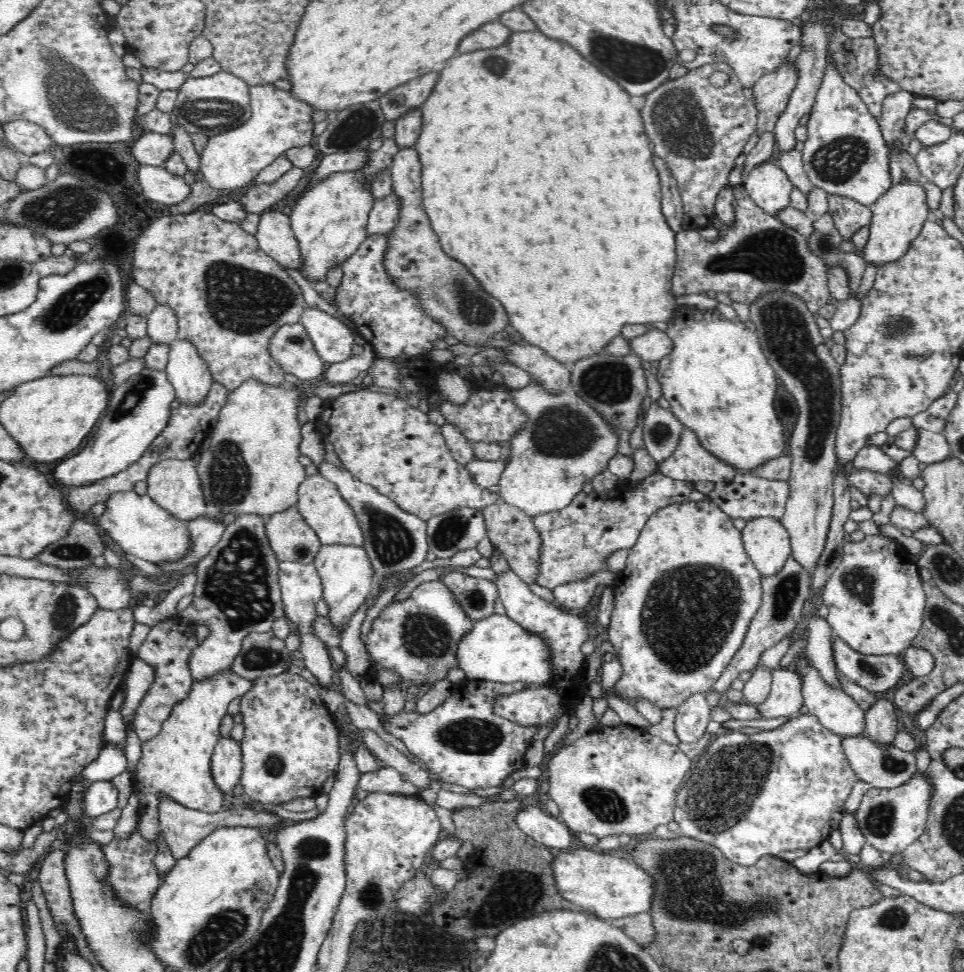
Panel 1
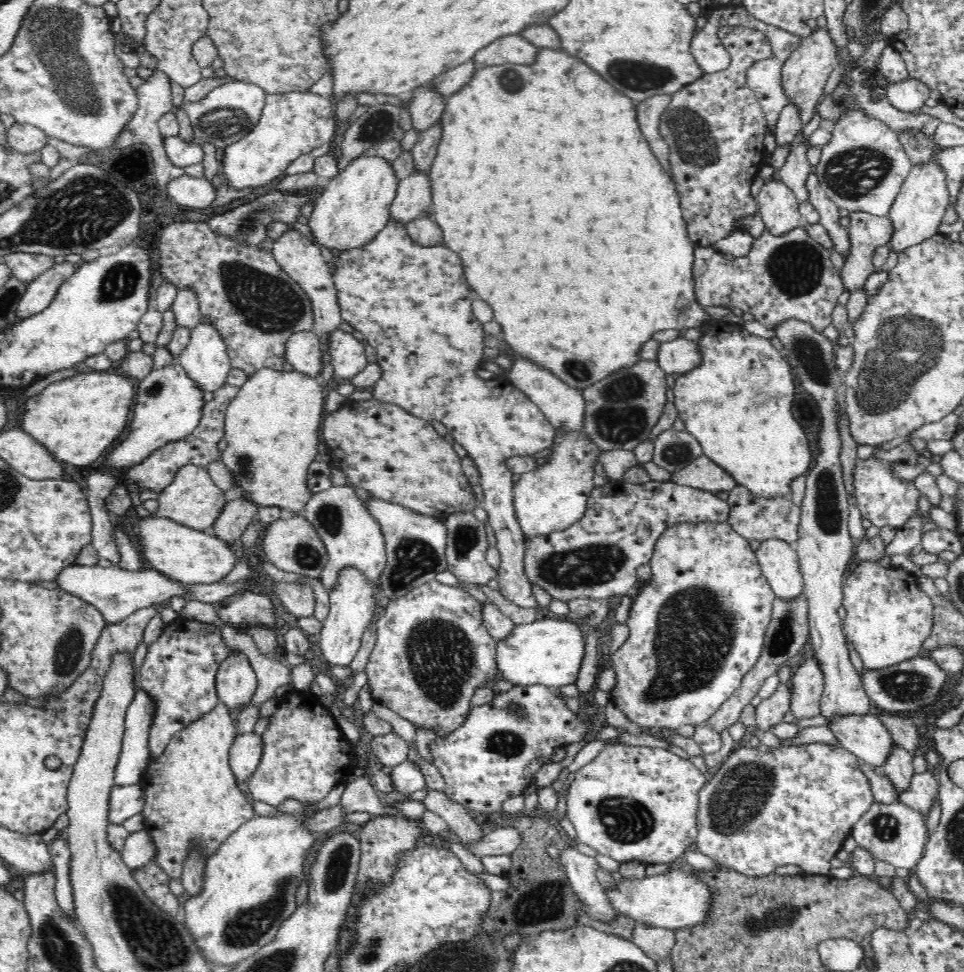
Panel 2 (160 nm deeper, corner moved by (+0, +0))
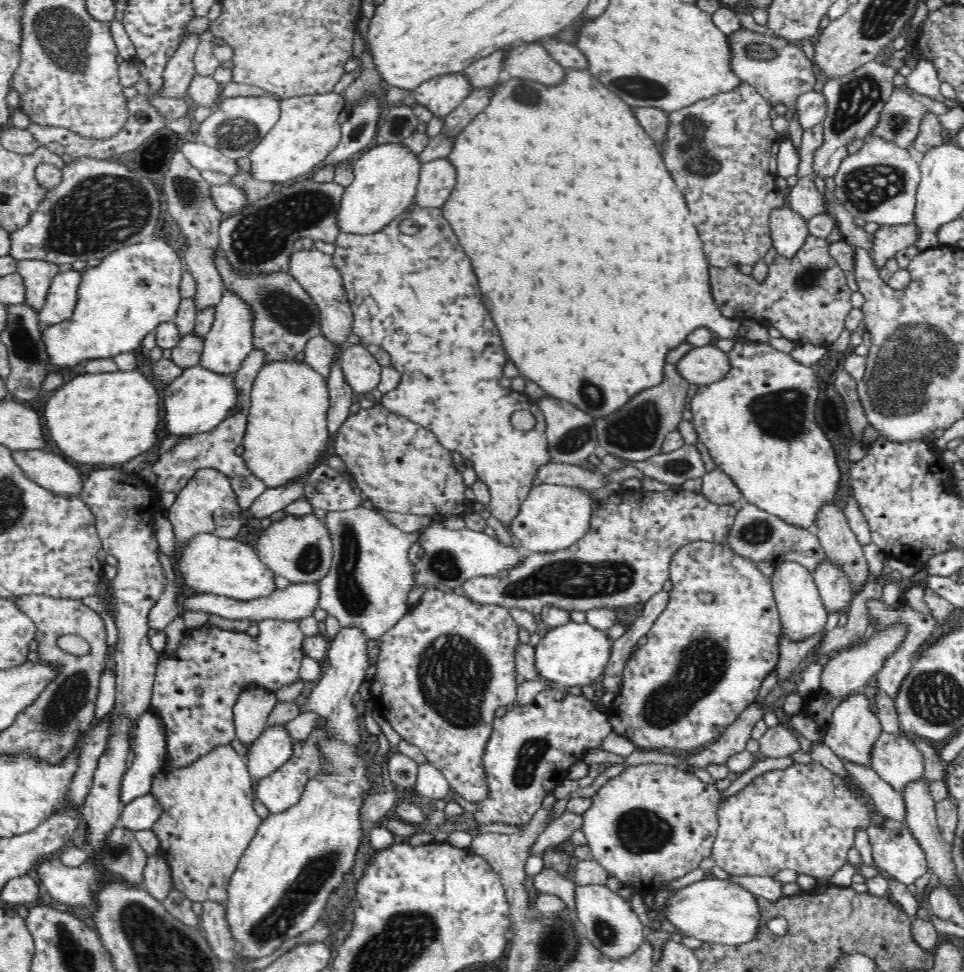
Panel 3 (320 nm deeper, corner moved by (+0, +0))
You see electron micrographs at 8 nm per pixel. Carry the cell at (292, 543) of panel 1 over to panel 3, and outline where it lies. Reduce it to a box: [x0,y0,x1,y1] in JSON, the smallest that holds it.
[256,515,333,583]

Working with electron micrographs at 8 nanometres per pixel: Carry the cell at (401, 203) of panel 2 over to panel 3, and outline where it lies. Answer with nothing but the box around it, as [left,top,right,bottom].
[415,157,456,208]

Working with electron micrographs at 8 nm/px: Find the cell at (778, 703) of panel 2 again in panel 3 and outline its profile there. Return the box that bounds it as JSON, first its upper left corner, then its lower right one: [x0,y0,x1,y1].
[759,724,801,759]

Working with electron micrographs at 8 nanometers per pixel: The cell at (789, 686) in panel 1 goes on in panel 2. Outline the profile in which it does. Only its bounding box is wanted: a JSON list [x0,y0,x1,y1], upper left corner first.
[789,656,823,718]

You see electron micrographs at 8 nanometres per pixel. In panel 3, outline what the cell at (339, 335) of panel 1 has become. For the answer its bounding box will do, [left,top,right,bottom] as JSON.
[340,344,382,394]

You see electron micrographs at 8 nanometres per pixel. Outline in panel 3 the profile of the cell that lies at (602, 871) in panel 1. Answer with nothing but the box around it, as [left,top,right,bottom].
[668,874,760,945]

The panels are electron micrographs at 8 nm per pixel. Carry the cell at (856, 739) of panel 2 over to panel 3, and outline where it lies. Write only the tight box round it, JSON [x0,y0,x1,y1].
[871,731,925,792]

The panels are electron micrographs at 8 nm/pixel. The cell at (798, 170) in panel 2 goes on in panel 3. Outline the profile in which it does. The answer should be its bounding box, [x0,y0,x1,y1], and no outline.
[785,180,825,224]

